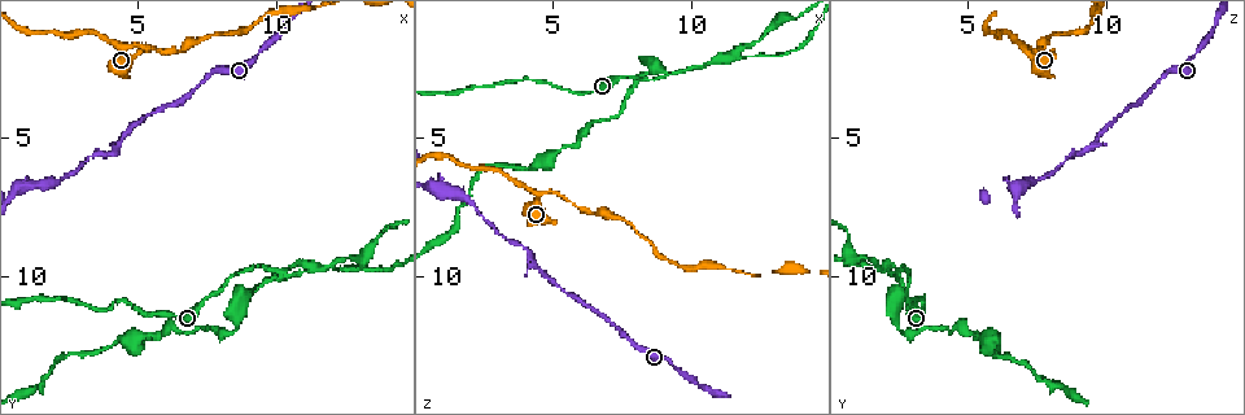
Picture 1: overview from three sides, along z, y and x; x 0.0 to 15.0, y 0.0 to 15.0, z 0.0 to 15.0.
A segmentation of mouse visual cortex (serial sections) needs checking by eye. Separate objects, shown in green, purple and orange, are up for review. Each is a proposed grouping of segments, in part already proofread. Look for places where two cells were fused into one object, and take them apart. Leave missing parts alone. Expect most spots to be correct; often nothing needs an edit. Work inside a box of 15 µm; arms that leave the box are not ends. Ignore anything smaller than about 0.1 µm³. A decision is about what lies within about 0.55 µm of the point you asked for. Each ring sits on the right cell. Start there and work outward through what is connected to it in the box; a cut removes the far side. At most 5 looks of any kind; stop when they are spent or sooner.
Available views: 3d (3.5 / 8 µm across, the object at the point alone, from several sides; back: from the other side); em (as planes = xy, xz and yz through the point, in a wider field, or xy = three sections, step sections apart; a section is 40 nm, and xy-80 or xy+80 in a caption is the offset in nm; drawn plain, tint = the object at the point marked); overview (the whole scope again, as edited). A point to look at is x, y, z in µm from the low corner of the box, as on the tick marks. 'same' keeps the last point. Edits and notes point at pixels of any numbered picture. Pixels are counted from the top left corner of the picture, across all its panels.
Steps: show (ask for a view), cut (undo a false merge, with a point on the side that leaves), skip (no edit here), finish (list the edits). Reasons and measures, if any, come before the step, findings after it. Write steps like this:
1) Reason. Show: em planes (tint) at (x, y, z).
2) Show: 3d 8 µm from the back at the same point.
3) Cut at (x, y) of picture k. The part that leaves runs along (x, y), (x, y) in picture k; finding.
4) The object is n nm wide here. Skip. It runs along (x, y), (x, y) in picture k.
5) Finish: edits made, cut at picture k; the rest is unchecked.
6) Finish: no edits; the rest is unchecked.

Two arms in line, one across. Show: 3d 3.5 µm at (4.8, 1.7, 7.0).

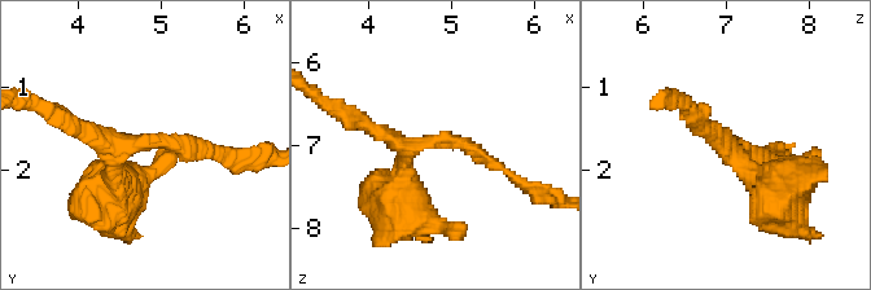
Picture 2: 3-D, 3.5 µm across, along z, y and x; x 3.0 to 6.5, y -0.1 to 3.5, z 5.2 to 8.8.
3 arms meet here; the arms are 150, 200, 300 nm wide. Show: em xy step 5 (tint) at (4.75, 1.65, 6.95).

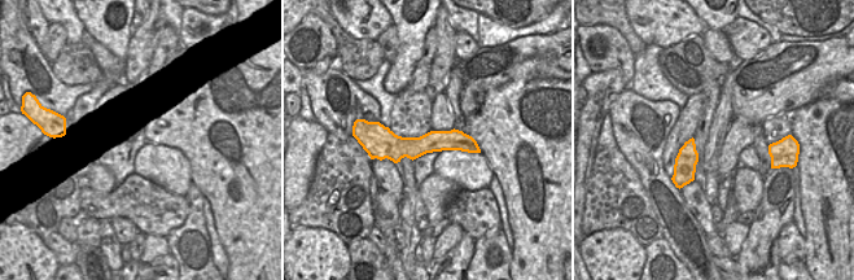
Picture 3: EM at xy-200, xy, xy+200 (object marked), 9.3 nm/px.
Skip. It runs along (110, 180), (127, 141), (222, 149) in picture 2; one cell here.

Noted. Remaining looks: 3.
A narrow waist. Show: 3d 3.5 µm at (9.8, 9.8, 2.6).

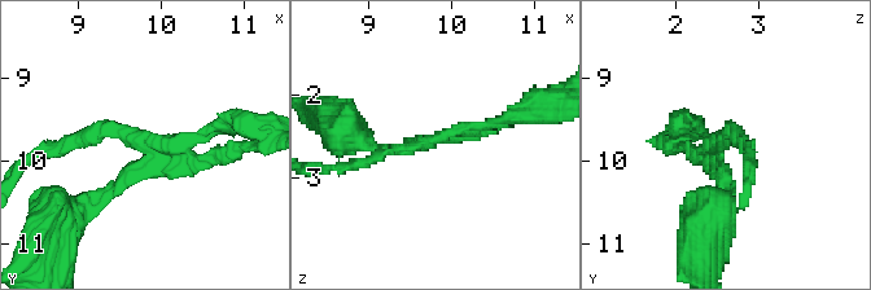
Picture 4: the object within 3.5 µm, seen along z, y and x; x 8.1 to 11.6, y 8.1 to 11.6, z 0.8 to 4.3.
Show: em xy step 2 (tint) at (9.80, 9.80, 2.55).

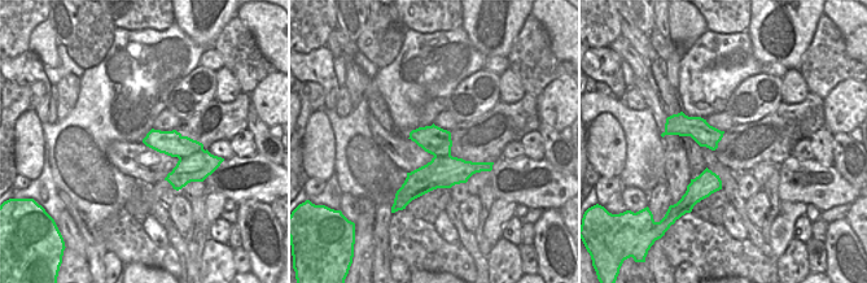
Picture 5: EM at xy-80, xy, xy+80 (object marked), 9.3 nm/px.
The object is 300 nm wide here. Cut at (116, 190) of picture 4. The part that leaves runs along (147, 154), (147, 170), (58, 225) in picture 4; two cells meet here.

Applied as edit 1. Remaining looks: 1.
Finish: edits made, cut at picture 4; the rest is unchecked.

